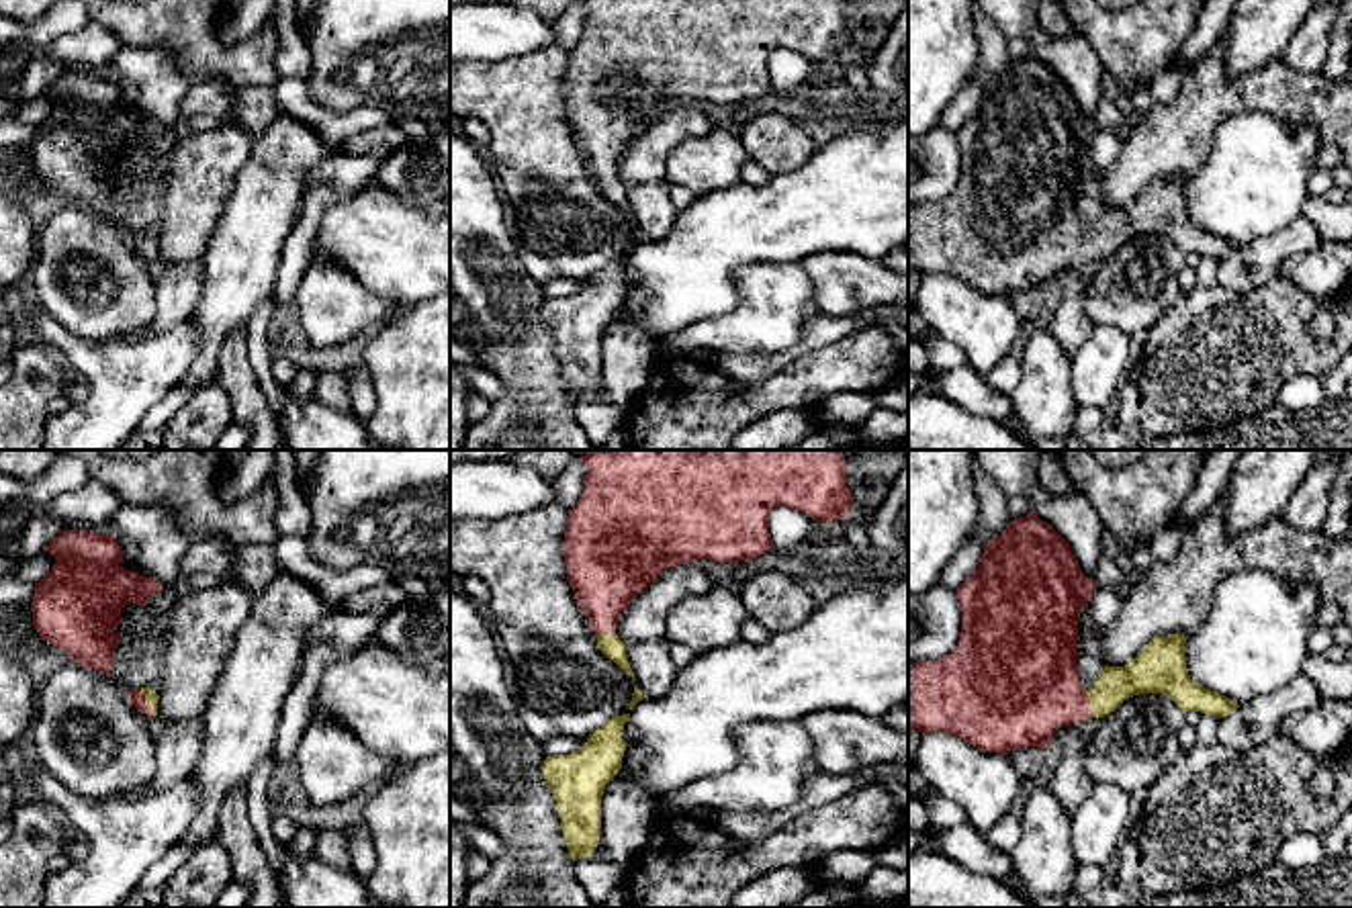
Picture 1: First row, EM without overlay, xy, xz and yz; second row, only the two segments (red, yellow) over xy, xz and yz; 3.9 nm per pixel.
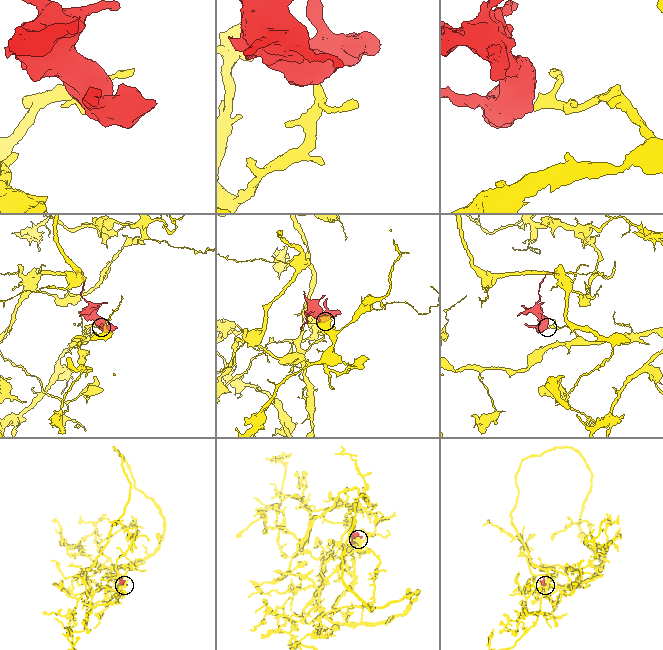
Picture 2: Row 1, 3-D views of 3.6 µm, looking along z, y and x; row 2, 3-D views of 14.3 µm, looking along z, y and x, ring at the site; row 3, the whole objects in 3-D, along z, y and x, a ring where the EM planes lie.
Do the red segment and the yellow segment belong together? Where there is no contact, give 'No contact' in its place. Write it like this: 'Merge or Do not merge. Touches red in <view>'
Merge. Touches red in xy

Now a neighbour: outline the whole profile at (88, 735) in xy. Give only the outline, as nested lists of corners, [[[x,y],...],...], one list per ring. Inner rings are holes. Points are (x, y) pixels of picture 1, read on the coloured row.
[[[70,663],[37,691],[37,765],[65,789],[104,800],[147,787],[155,740],[127,691],[108,675]]]

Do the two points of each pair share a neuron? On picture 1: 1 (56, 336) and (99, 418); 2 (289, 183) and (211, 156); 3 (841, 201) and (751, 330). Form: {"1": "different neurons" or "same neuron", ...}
{"1": "same neuron", "2": "different neurons", "3": "different neurons"}

